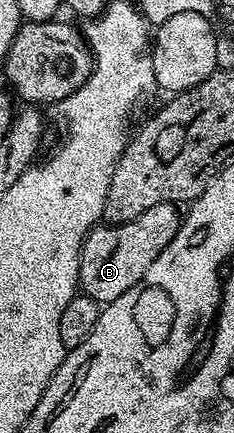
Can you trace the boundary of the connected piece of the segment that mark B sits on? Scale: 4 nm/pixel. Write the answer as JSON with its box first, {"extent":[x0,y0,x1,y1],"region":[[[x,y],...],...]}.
{"extent":[78,203,180,304],"region":[[[175,203],[156,204],[127,222],[99,224],[86,235],[80,252],[78,285],[81,293],[92,300],[105,304],[124,296],[152,268],[152,260],[168,248],[176,236],[180,221],[180,210]]]}

